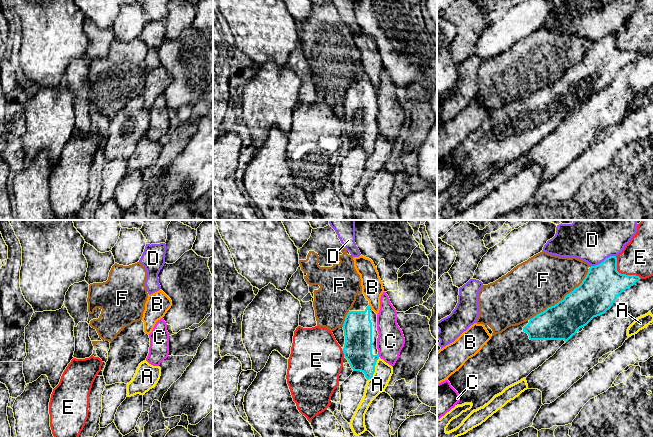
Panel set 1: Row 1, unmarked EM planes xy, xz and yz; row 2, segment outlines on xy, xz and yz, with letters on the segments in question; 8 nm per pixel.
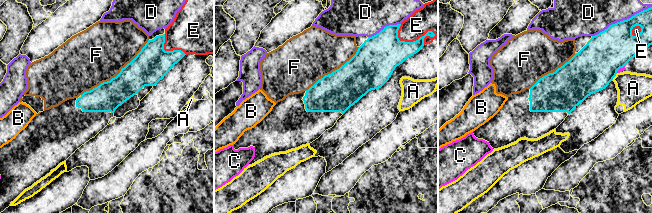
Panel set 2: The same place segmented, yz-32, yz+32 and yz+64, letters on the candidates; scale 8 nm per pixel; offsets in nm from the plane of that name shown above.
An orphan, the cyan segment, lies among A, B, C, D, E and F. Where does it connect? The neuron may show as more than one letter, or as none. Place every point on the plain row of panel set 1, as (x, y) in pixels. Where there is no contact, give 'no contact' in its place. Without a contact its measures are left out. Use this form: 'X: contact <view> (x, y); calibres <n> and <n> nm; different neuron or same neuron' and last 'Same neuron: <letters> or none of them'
A: contact xz (374, 145); calibres 220 and 150 nm; different neuron
B: contact xz (369, 82); calibres 220 and 180 nm; different neuron
C: contact xz (378, 131); calibres 220 and 220 nm; different neuron
D: contact yz (604, 36); calibres 300 and 320 nm; different neuron
E: contact yz (622, 50); calibres 300 and 260 nm; different neuron
F: contact yz (561, 76); calibres 300 and 420 nm; different neuron
Same neuron: none of them

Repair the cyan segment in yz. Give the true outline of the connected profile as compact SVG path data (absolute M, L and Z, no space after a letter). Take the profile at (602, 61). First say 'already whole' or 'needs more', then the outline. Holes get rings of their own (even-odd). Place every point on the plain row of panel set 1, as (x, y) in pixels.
needs more | M610 32L600 40L591 42L582 59L563 76L528 97L492 112L475 132L469 134L447 155L460 172L460 177L455 182L464 179L472 179L473 182L453 195L446 208L458 203L473 186L483 183L506 163L526 154L552 133L580 104L609 86L617 73L640 55L636 51L619 49L616 32Z

